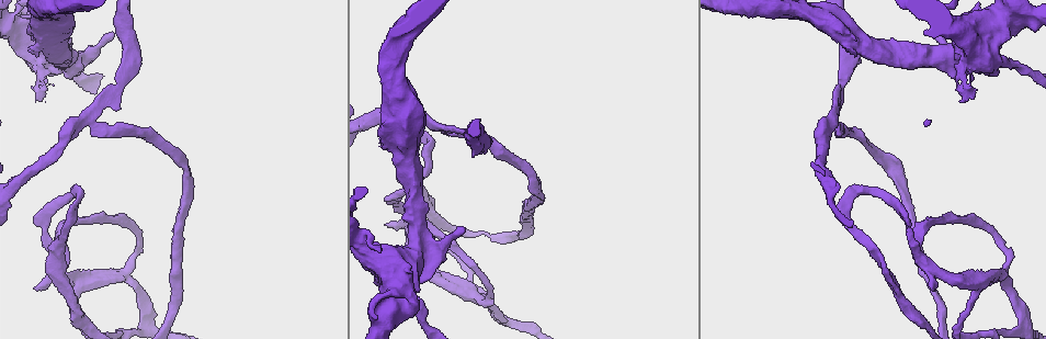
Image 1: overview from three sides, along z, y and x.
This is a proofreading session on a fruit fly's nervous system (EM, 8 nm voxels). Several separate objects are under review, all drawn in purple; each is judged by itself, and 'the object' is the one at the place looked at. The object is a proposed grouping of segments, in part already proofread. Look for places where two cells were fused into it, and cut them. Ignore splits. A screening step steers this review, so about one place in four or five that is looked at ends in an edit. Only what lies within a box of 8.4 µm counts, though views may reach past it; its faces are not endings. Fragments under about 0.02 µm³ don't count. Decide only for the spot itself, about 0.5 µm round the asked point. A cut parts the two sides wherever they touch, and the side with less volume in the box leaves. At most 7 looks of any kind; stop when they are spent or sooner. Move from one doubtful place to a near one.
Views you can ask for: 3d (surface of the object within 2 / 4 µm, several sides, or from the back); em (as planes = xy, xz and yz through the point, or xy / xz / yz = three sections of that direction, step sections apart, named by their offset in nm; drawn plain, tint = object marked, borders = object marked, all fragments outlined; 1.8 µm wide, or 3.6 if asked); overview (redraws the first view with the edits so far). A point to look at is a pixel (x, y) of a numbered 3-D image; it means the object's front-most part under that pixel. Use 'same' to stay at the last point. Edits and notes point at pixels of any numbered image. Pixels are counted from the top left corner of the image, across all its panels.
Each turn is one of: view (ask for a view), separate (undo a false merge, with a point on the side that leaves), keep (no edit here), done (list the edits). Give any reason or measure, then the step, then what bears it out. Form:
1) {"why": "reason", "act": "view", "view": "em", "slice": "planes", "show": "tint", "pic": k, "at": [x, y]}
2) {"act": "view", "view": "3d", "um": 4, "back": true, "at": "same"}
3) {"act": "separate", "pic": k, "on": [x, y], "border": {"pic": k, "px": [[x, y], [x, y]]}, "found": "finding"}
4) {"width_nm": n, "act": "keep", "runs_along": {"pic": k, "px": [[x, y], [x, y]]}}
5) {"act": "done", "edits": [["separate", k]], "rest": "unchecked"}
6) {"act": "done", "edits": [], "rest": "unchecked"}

{"why": "abrupt turn", "act": "view", "view": "3d", "um": 4, "pic": 1, "at": [367, 235]}

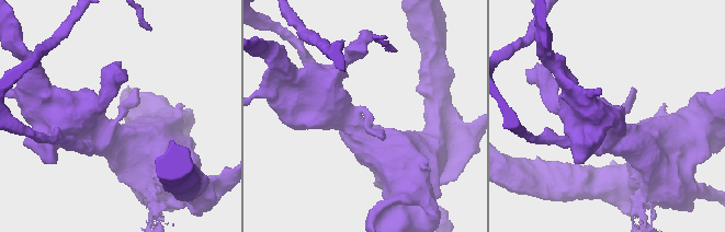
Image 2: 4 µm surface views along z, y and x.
{"why": "need the tissue", "act": "view", "view": "em", "slice": "planes", "show": "tint", "pic": 2, "at": [119, 115]}

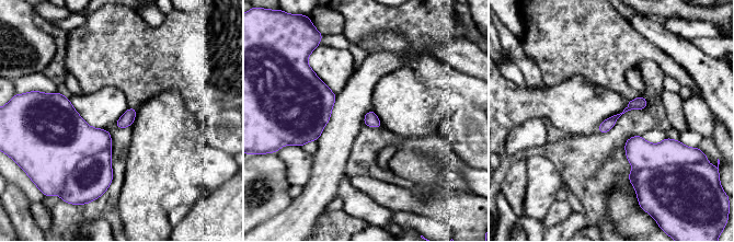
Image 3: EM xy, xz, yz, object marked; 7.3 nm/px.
{"act": "separate", "pic": 3, "on": [91, 177], "part_leaving": {"pic": 3, "px": [[643, 101], [632, 104], [601, 129]]}, "found": "two cells meet here"}

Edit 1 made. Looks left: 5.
{"why": "side arm on a straight run", "act": "view", "view": "3d", "um": 4, "pic": 1, "at": [835, 112]}

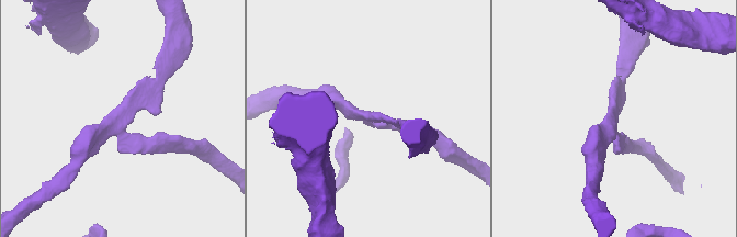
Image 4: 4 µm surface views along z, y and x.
{"act": "view", "view": "em", "slice": "planes", "show": "borders", "pic": 4, "at": [372, 119]}

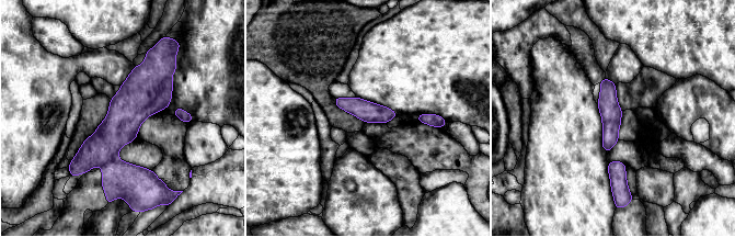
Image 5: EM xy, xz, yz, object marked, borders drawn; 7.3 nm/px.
{"act": "separate", "pic": 5, "on": [116, 130], "part_leaving": {"pic": 5, "px": [[157, 58], [149, 87], [85, 168]]}, "found": "two cells meet here"}

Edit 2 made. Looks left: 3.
{"why": "three-way junction", "act": "view", "view": "3d", "um": 2, "pic": 1, "at": [435, 277]}

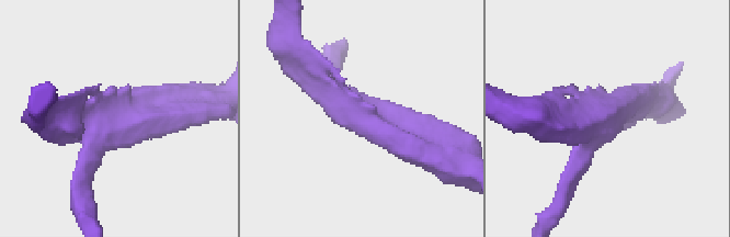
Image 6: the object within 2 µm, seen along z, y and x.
{"why": "shape alone is not enough", "act": "view", "view": "em", "slice": "planes", "show": "tint", "pic": 6, "at": [600, 127]}

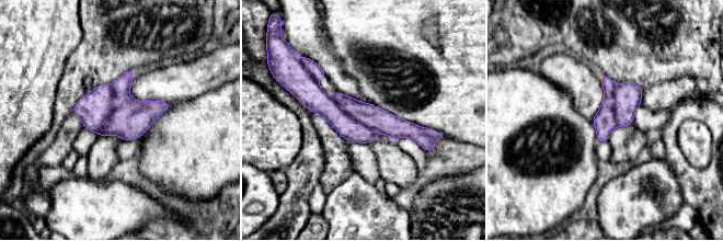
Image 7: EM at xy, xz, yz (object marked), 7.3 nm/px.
{"act": "keep", "runs_along": {"pic": 7, "px": [[301, 99], [427, 135]]}, "found": "continuous, no second cell"}

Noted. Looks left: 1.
{"act": "done", "edits": [["separate", 3], ["separate", 5]], "rest": "unchecked"}

